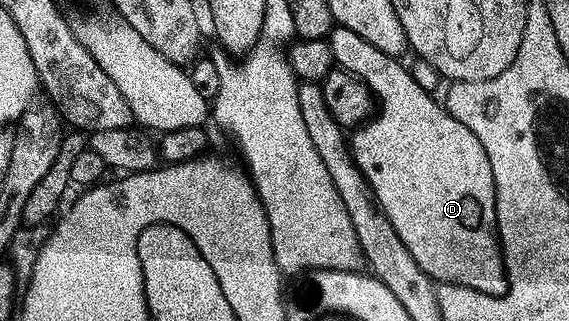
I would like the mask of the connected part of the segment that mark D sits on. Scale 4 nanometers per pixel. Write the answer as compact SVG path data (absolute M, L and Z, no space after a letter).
M334 26L327 36L327 42L333 54L334 64L361 79L369 87L374 100L379 101L379 106L376 108L372 118L352 132L351 150L353 161L369 183L377 206L380 207L387 221L394 226L395 231L402 238L403 244L410 250L411 256L414 257L415 261L431 280L437 283L463 285L464 287L470 287L473 291L482 291L485 295L503 295L507 280L505 277L505 262L501 260L501 249L496 233L495 181L491 173L491 161L487 161L487 153L483 149L483 145L479 145L479 137L475 137L475 133L471 133L471 129L467 129L467 125L463 125L463 121L455 121L455 117L451 117L451 113L445 110L438 100L436 103L436 98L432 94L425 92L419 87L418 82L412 76L410 68L405 63L404 65L401 64L402 60L400 58L383 53L383 49L375 49L375 45L371 45L371 41L363 41L363 37L359 37L359 33L351 33L351 29L346 27Z

